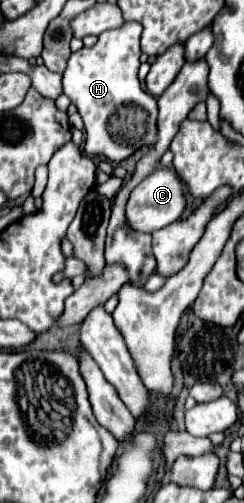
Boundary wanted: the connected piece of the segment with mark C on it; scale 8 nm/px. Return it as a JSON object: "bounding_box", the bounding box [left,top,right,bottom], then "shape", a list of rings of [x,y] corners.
{"bounding_box":[125,168,185,232],"shape":[[[157,168],[151,172],[145,180],[141,180],[129,194],[129,200],[125,204],[125,220],[127,226],[135,232],[153,232],[159,228],[169,226],[171,222],[179,220],[185,212],[185,196],[183,196],[183,184],[173,168]]]}

